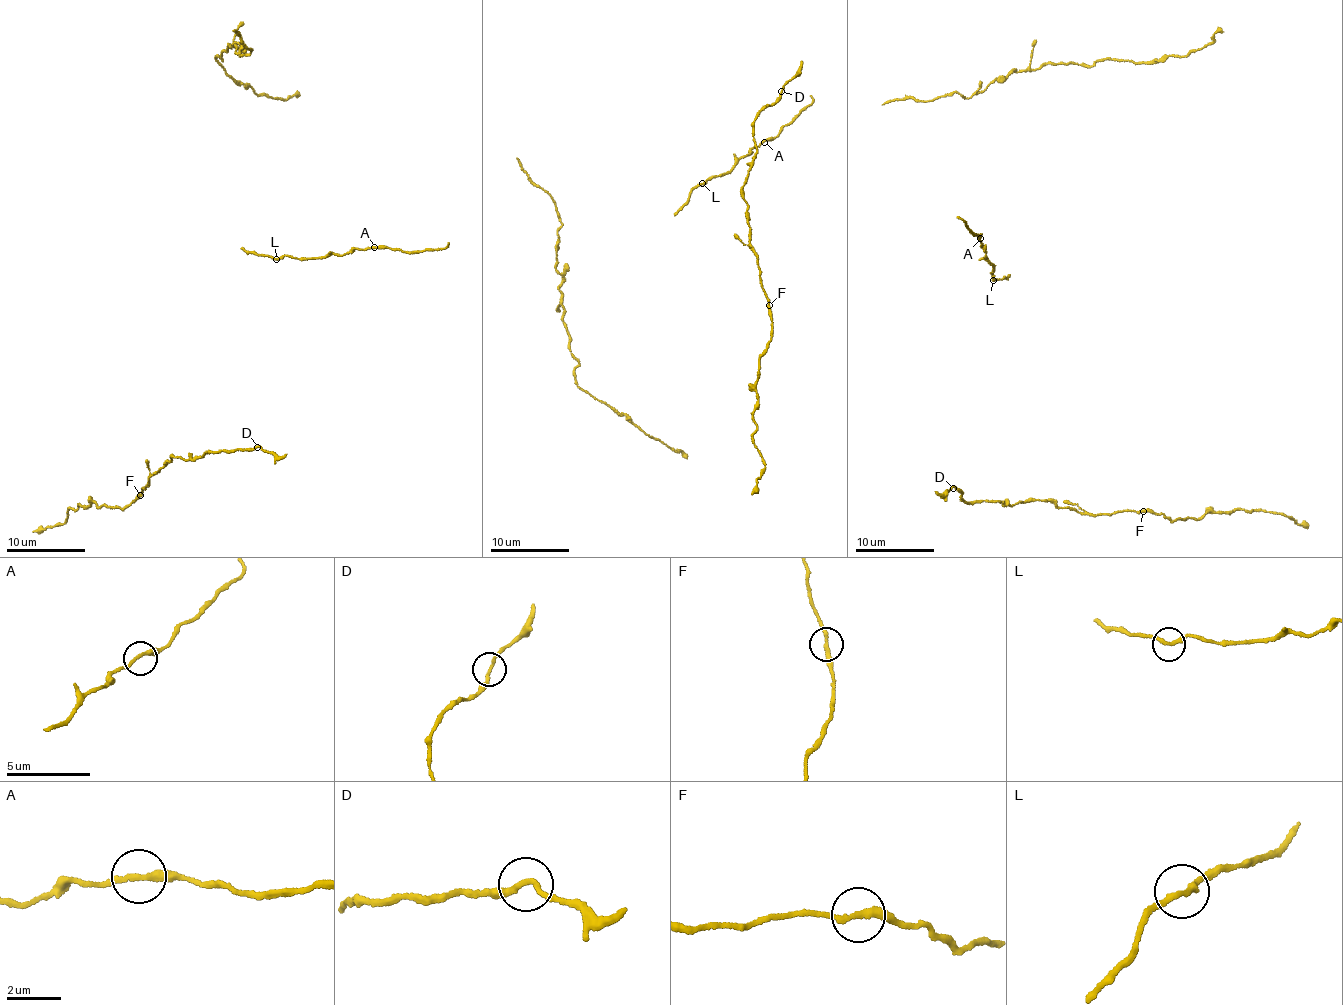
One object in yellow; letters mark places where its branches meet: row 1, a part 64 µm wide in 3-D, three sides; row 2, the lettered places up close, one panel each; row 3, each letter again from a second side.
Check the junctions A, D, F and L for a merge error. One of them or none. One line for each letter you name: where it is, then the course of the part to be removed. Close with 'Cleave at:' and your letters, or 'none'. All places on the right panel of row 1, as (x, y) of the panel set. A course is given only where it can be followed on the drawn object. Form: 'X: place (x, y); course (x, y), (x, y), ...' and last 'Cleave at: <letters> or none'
F: place (1143, 511); course (1142, 511), (1165, 514), (1175, 521), (1197, 519), (1211, 510), (1266, 511), (1289, 515), (1307, 528)
Cleave at: F

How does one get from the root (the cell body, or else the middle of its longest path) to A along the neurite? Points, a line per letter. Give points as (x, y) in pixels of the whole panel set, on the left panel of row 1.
A: (273, 259), (320, 258), (374, 247)

